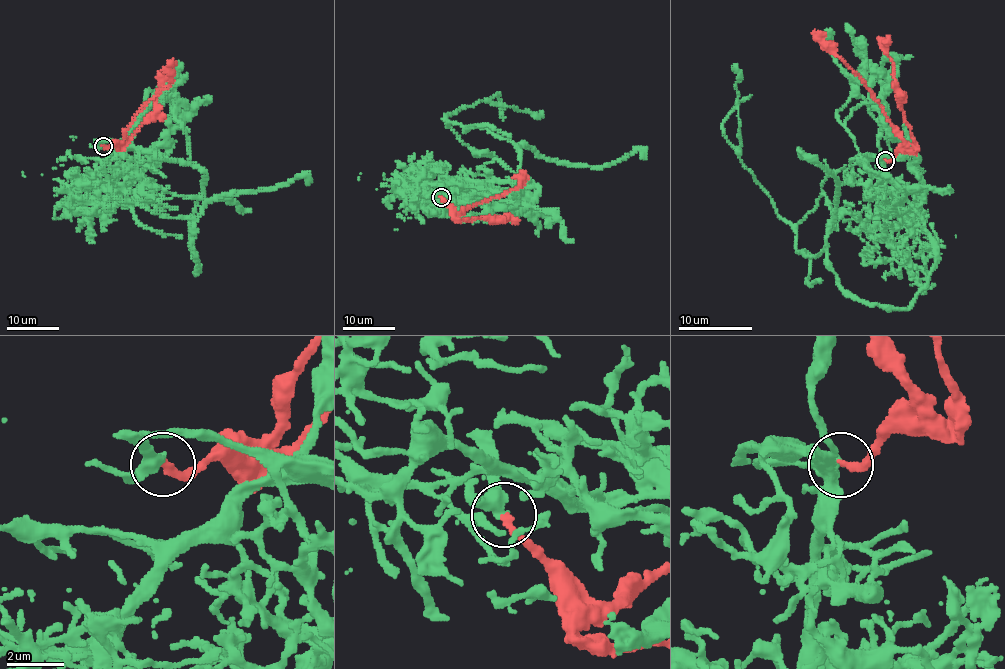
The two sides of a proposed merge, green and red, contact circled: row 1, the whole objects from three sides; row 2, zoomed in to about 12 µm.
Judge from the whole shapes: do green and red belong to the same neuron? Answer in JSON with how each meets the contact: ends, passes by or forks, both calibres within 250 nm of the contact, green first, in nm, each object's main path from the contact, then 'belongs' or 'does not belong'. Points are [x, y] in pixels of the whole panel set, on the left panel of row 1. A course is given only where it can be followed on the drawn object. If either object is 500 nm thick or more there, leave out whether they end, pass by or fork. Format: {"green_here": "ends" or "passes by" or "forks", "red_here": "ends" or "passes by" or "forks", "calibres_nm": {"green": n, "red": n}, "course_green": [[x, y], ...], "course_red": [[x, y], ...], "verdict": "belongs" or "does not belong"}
{"green_here": "passes by", "red_here": "ends", "calibres_nm": {"green": 360, "red": 240}, "course_green": [[102, 146], [153, 149], [203, 172], [191, 218], [196, 274], [193, 222], [115, 197], [104, 166], [187, 73]], "course_red": [[103, 146], [119, 142], [136, 114], [171, 83], [169, 65], [172, 59]], "verdict": "belongs"}

